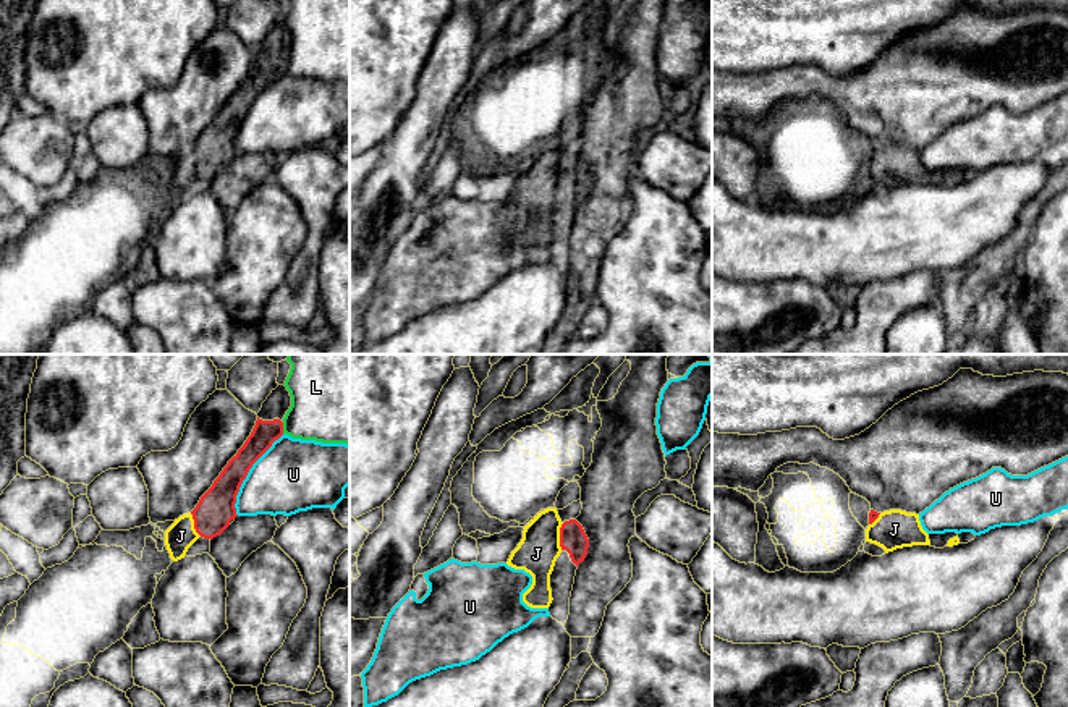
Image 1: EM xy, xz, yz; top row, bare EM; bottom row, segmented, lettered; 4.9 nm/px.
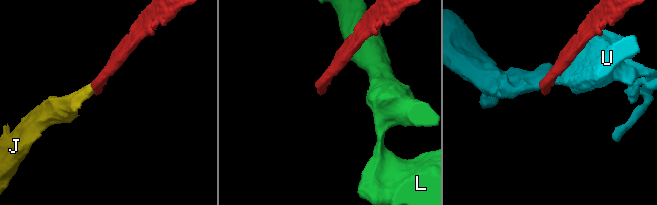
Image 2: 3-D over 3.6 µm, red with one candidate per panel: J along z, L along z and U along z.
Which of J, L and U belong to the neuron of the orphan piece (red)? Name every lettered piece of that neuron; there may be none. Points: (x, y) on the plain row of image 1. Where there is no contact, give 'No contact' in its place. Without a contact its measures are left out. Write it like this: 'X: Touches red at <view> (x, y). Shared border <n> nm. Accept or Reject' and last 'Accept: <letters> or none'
J: Touches red at xz (560, 173). Shared border 140 nm. Accept
L: Touches red at xy (282, 65). Shared border 60 nm. Reject
U: Touches red at xy (246, 112). Shared border 480 nm. Reject
Accept: J

